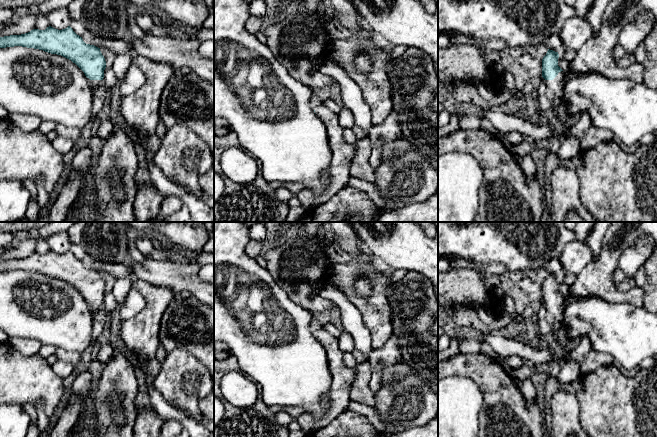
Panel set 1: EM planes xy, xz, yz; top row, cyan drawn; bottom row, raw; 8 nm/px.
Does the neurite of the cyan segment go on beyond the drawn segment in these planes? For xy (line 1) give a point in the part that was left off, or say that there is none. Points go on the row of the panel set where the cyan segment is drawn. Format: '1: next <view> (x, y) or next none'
1: next xy (97, 85)

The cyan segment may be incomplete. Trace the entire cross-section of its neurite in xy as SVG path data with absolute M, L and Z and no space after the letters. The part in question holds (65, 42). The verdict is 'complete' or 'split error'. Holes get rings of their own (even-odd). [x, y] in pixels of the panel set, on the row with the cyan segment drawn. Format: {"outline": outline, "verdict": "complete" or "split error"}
{"outline": "M49 26L45 30L33 29L21 35L0 37L0 48L14 46L61 55L71 60L84 72L85 76L91 80L94 93L101 99L104 100L109 92L103 89L106 61L100 48L86 44L70 26L62 30Z", "verdict": "split error"}

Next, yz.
{"outline": "M548 49L542 59L542 77L546 80L547 98L554 107L560 105L564 96L565 72L558 66L558 52Z", "verdict": "split error"}

